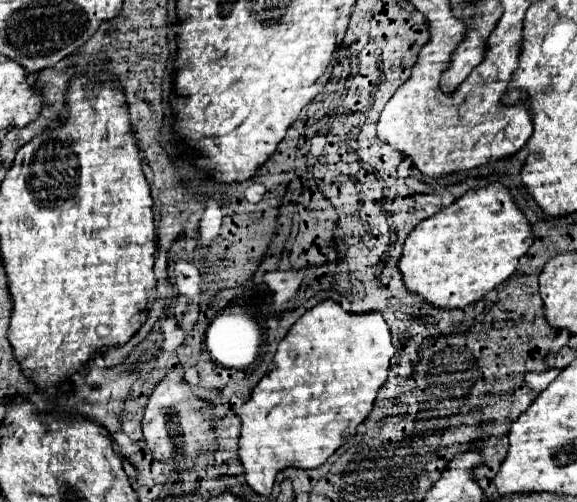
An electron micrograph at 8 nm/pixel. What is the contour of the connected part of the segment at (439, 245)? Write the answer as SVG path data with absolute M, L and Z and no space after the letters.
M489 184L481 190L469 190L463 198L453 202L451 206L423 220L407 236L397 268L403 274L407 290L415 294L421 302L427 302L429 306L443 310L465 308L481 300L489 290L495 290L503 282L507 282L515 274L519 258L529 250L531 244L533 244L531 224L525 220L523 212L517 208L507 188L501 184Z

